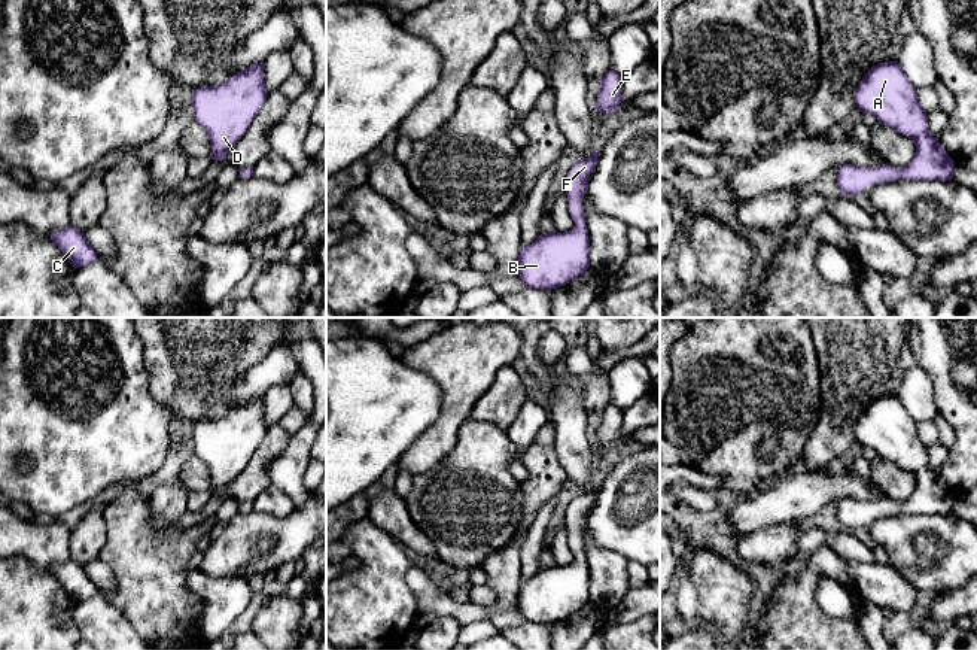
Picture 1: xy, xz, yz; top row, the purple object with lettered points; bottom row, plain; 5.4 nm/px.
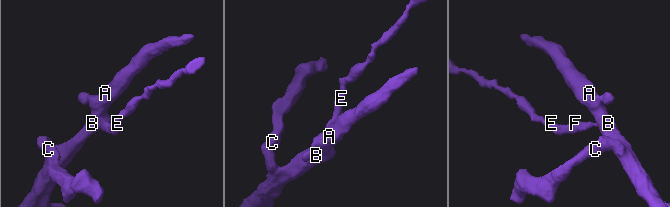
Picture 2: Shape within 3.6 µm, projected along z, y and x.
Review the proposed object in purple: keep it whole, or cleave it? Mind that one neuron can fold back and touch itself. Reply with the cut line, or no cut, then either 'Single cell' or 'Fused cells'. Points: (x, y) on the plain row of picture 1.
No split. Single cell

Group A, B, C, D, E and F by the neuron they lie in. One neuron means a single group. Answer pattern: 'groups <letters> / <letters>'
groups A B C D E F

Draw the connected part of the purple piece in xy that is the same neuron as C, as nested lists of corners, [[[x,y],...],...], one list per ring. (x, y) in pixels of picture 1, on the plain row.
[[[74,561],[54,565],[49,572],[58,580],[74,604],[97,595],[95,584],[86,575],[85,567]]]

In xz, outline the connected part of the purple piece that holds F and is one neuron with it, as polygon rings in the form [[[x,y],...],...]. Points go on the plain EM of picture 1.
[[[594,483],[590,492],[572,499],[566,510],[564,523],[575,561],[566,567],[539,569],[532,578],[520,583],[515,605],[526,622],[557,623],[590,602],[590,572],[582,532],[599,490],[600,485]]]

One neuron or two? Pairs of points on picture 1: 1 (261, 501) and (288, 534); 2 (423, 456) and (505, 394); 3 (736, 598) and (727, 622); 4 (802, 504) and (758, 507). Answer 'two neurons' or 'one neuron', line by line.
1: two neurons
2: two neurons
3: one neuron
4: one neuron

